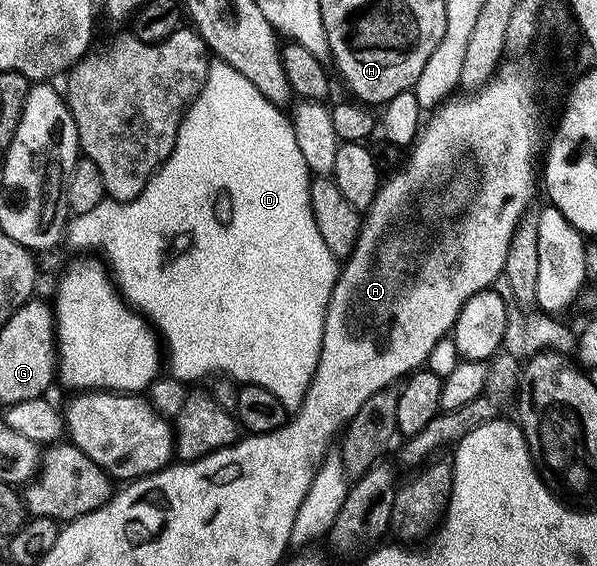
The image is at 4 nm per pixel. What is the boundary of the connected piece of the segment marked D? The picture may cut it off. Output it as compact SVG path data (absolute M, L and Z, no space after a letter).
M213 61L198 96L184 114L171 156L152 173L146 188L142 188L140 195L129 202L115 202L105 197L104 201L94 204L90 212L69 217L66 222L66 242L76 250L101 250L104 253L103 261L110 267L111 277L124 301L133 311L145 315L158 331L166 347L166 366L172 369L169 370L171 377L192 384L195 378L221 374L237 384L266 388L282 403L285 410L295 412L302 404L318 364L324 317L336 283L338 259L332 255L330 248L326 248L326 240L322 240L322 232L318 232L318 224L314 224L312 205L308 199L310 171L306 160L302 160L302 154L298 152L291 123L284 113L281 107L266 100L266 96L262 96L262 92L258 92L258 88L254 88L254 84L250 84L242 72L225 62Z

